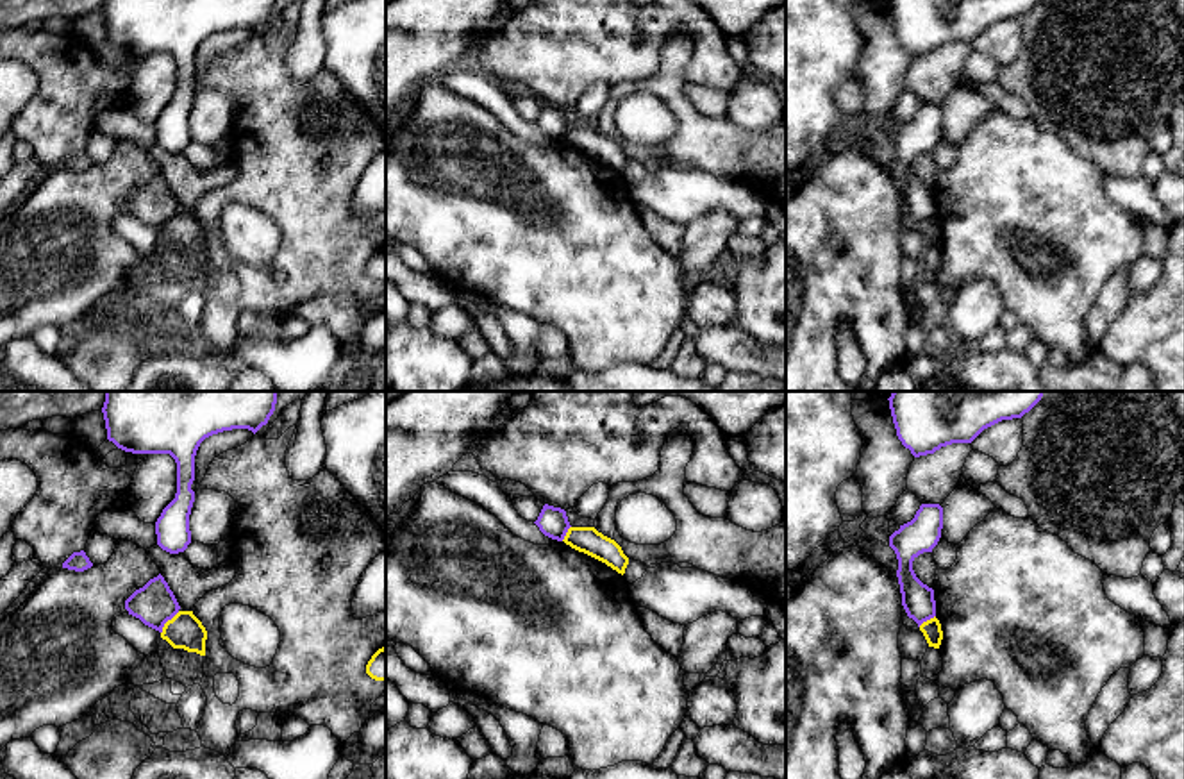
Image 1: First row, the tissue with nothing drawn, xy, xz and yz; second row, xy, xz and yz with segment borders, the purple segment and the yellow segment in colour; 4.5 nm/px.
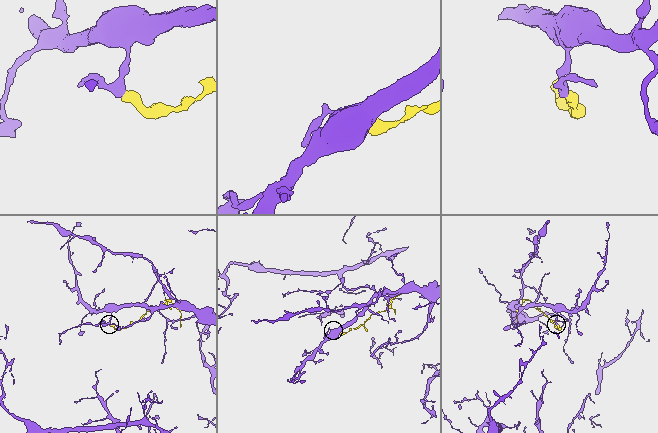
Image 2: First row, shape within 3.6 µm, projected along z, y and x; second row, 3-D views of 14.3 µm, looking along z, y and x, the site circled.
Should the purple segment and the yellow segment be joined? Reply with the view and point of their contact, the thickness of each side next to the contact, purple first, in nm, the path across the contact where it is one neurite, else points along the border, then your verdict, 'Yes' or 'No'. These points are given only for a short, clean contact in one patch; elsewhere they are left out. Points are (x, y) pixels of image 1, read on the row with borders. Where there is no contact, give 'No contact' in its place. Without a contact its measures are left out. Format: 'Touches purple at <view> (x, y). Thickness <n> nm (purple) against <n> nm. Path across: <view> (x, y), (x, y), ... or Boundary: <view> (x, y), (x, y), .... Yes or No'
Touches purple at xy (166, 620). Thickness 190 nm (purple) against 160 nm. Boundary: xy (179, 611), (165, 624), (161, 633). No

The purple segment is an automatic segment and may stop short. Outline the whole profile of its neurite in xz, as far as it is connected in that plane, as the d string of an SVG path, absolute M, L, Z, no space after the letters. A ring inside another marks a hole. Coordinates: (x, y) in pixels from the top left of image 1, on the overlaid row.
M545 504L538 520L534 522L539 531L557 541L563 541L568 529L571 527L566 516L566 511L561 507L554 507Z

